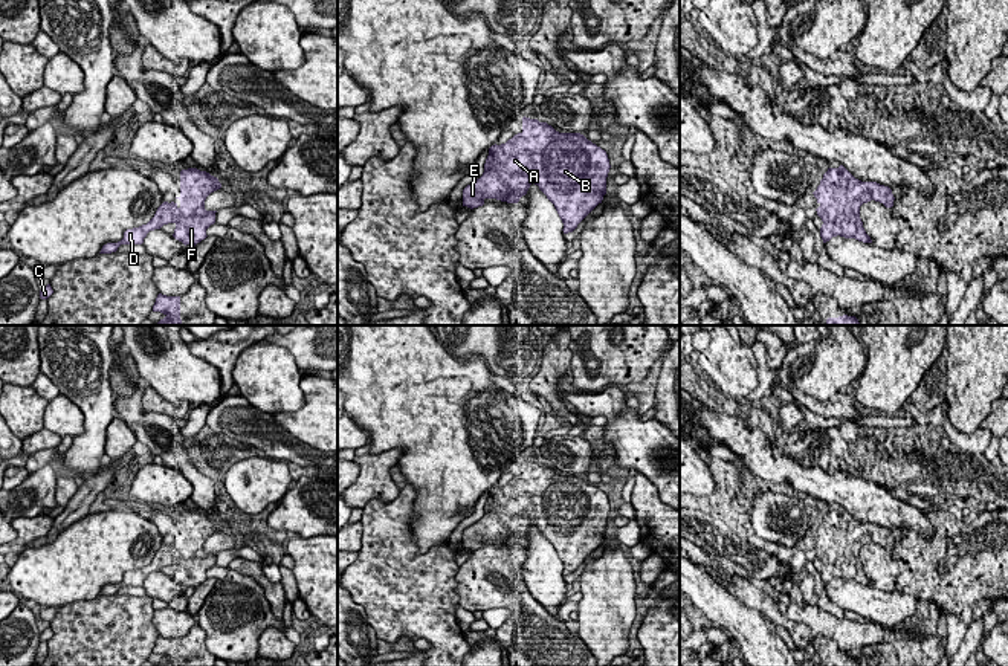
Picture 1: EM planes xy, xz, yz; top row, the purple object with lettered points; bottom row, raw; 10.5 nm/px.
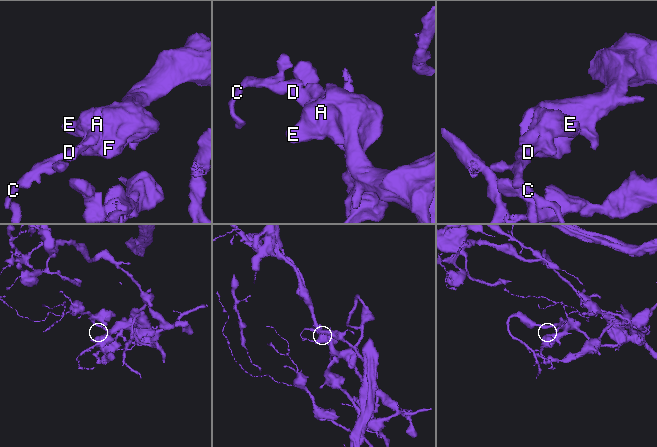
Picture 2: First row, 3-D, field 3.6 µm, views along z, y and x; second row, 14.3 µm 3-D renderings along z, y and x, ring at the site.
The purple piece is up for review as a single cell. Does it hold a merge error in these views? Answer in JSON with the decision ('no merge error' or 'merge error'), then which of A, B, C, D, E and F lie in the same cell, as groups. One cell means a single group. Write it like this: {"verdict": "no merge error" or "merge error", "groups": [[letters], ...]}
{"verdict": "no merge error", "groups": [["A", "B", "C", "D", "E", "F"]]}

